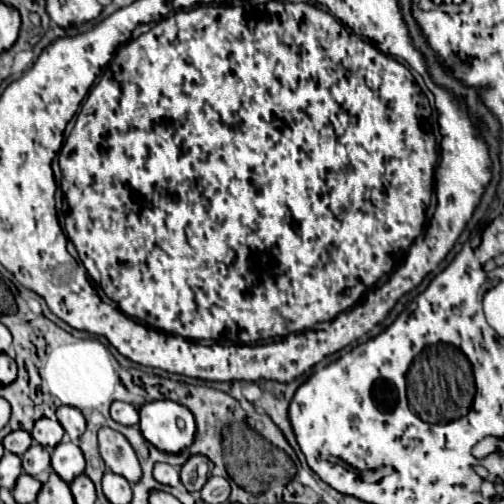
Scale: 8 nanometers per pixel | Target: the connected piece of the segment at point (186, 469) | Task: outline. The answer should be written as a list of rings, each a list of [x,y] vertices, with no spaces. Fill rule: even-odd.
[[[193,455],[181,467],[181,483],[187,491],[199,491],[209,479],[209,457]]]

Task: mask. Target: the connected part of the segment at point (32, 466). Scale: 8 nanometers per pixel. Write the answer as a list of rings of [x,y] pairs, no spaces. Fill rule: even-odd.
[[[33,443],[21,457],[23,461],[23,473],[27,475],[39,475],[43,471],[49,471],[51,463],[49,463],[49,449],[45,449],[43,445]]]

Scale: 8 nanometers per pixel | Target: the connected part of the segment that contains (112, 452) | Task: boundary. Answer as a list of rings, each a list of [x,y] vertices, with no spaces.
[[[99,429],[99,453],[107,465],[117,475],[123,475],[131,485],[141,479],[141,467],[137,455],[129,441],[115,429]]]

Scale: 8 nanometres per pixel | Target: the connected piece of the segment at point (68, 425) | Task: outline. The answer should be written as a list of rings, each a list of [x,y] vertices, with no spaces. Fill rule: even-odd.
[[[63,405],[63,407],[57,409],[57,419],[59,419],[59,423],[63,425],[65,433],[69,435],[69,439],[73,443],[83,435],[83,431],[85,431],[85,417],[83,417],[83,413],[79,409]]]

